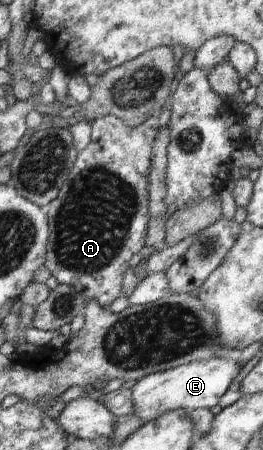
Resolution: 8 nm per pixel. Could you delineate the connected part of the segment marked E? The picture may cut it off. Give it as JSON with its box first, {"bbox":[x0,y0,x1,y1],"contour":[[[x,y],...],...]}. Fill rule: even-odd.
{"bbox":[132,357,242,422],"contour":[[[215,357],[206,361],[191,361],[166,371],[151,373],[138,380],[132,387],[134,414],[143,422],[148,422],[178,408],[187,408],[188,411],[194,408],[209,409],[217,404],[227,388],[235,386],[242,372],[237,362],[232,359]]]}

